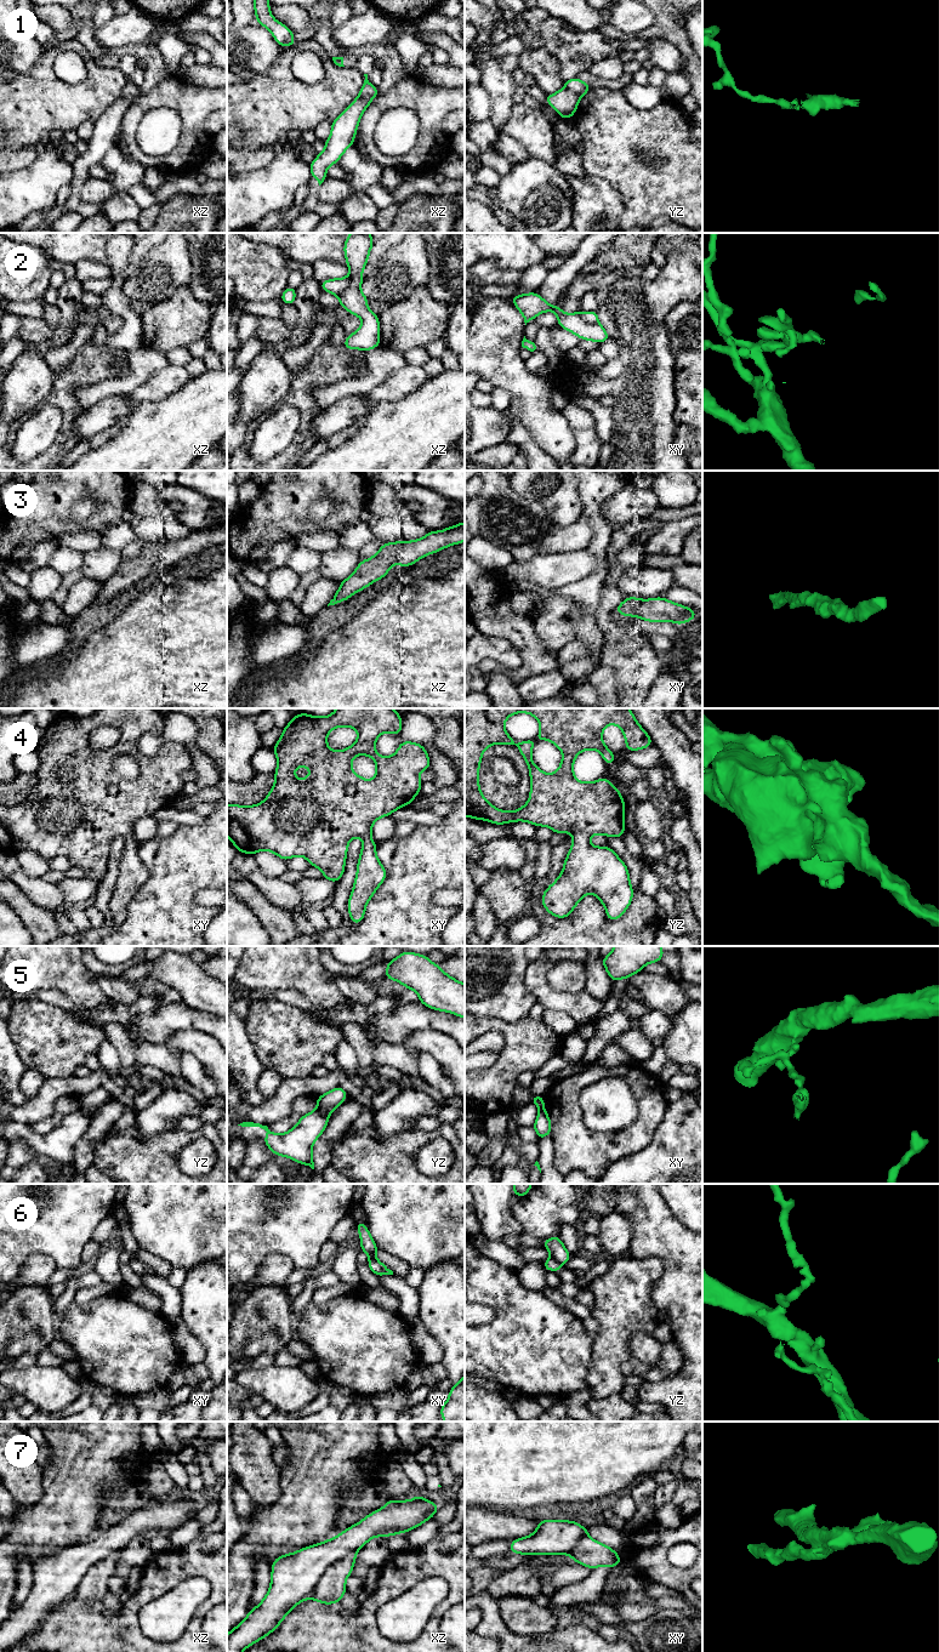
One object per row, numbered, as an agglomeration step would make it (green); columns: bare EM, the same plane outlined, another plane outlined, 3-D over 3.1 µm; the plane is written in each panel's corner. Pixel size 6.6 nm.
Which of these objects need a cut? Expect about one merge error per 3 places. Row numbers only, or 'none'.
1, 2, 5, 6, 7

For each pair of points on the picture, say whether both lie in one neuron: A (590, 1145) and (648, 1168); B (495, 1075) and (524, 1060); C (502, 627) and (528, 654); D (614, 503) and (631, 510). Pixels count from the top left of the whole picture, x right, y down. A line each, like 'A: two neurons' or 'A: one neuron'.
A: two neurons
B: one neuron
C: one neuron
D: one neuron

